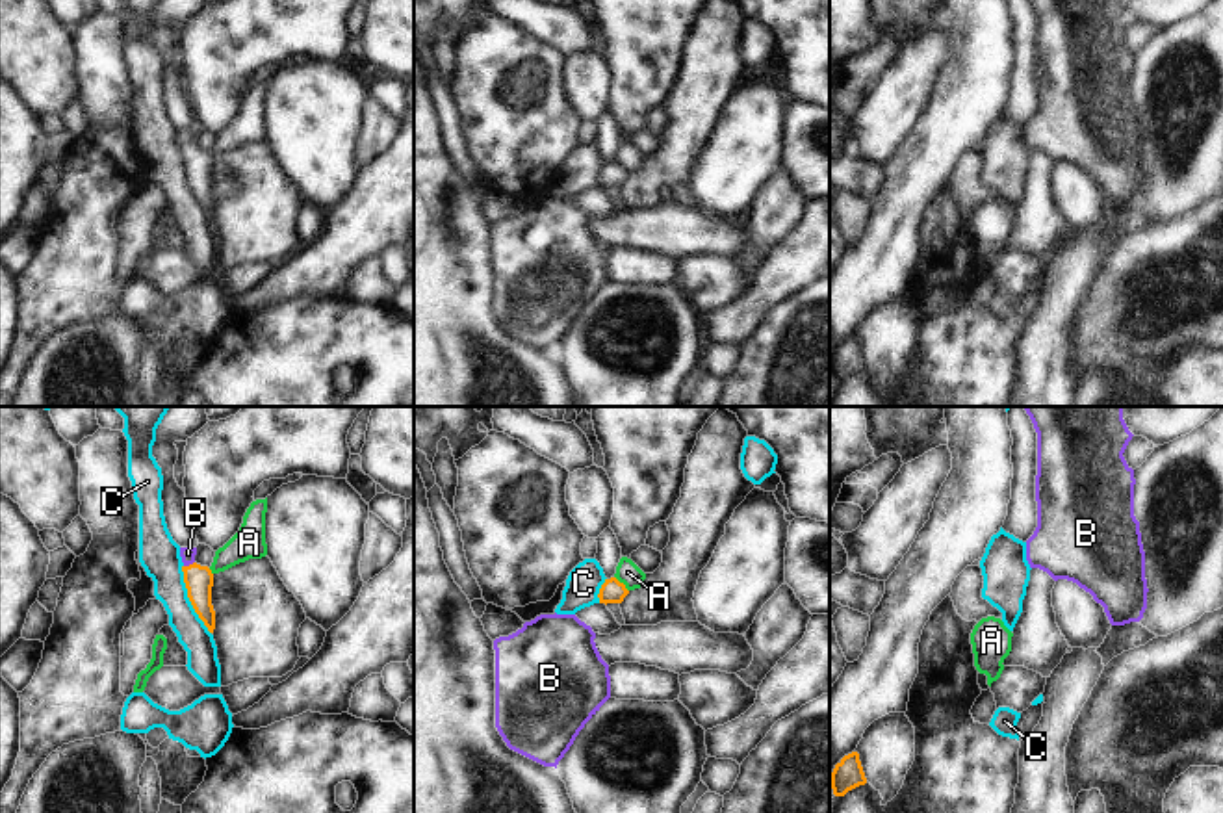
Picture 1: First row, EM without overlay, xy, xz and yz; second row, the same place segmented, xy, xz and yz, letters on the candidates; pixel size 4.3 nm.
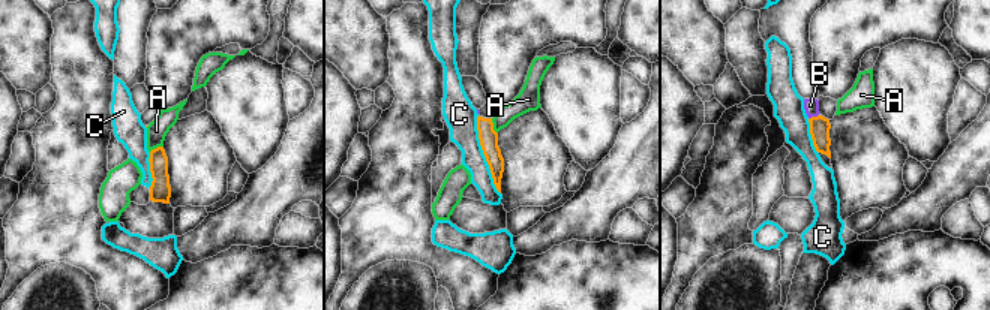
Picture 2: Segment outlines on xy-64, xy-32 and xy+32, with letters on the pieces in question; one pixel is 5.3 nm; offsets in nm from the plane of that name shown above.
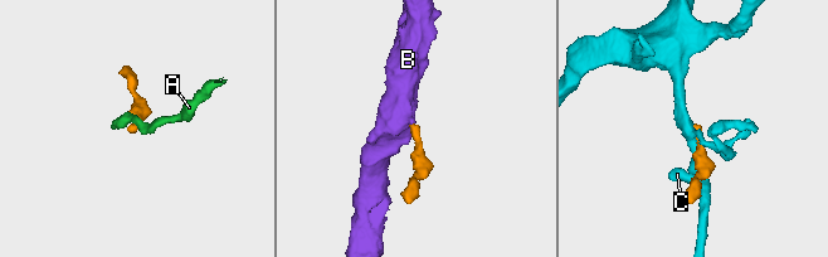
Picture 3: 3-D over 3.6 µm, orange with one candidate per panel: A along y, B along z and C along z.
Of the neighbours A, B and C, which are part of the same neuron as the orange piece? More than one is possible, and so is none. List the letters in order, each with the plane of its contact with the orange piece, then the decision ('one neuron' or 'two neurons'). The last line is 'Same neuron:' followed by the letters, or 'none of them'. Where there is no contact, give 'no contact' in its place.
A: contact in xz; two neurons
B: contact in xy; one neuron
C: contact in xy; two neurons
Same neuron: B

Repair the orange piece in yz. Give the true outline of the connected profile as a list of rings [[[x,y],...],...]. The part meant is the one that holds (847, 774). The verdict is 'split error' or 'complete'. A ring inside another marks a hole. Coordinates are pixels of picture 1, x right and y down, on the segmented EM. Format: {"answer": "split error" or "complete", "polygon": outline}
{"answer": "complete", "polygon": [[[859,754],[844,755],[833,768],[830,785],[835,796],[844,796],[848,791],[865,785],[867,778],[859,761]]]}

